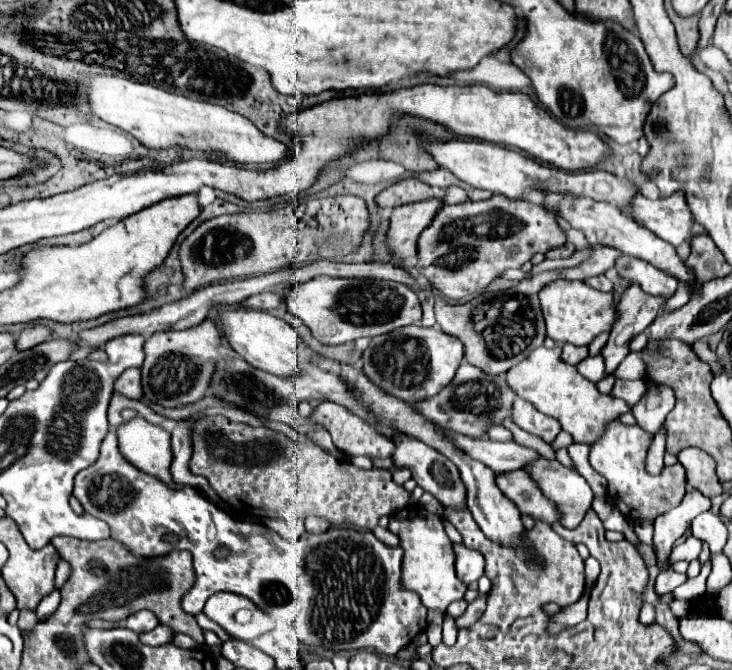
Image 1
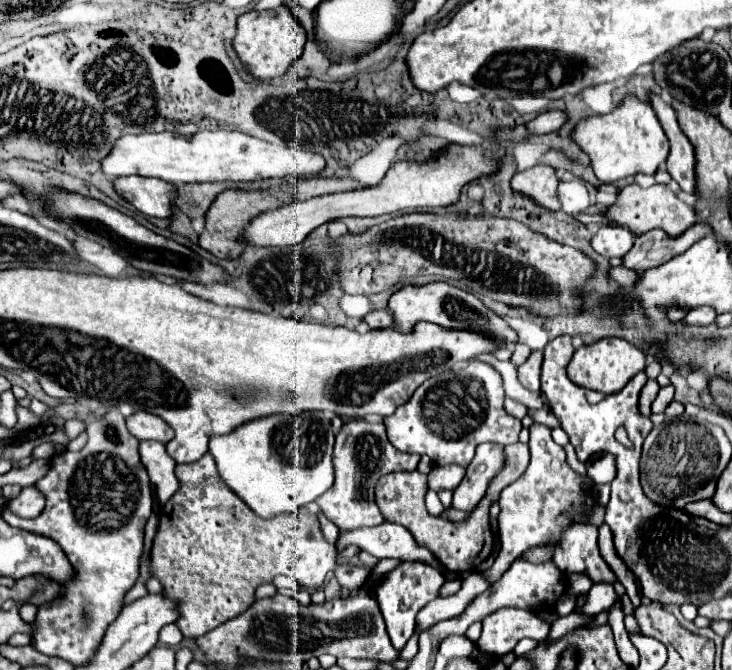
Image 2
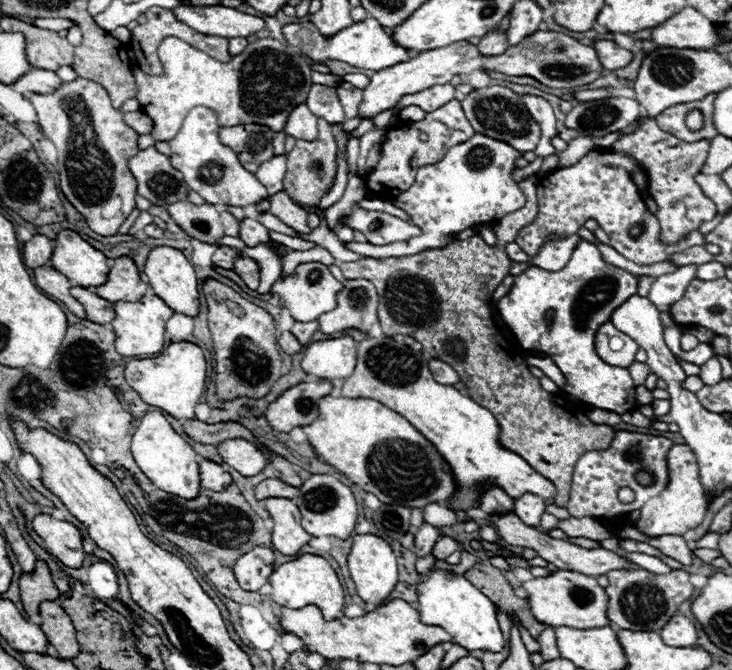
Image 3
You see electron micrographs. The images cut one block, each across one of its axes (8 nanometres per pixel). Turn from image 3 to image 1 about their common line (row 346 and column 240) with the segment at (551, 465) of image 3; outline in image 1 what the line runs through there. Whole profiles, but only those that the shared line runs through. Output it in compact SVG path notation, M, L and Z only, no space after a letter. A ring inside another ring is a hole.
M206 416L200 420L192 420L194 432L194 452L190 458L190 470L198 476L204 476L212 490L236 511L244 511L244 515L258 518L278 518L288 523L292 518L306 520L308 516L324 518L330 526L360 526L366 530L374 530L380 516L394 514L402 510L410 502L410 492L398 486L392 480L390 470L362 470L350 462L338 462L334 456L324 452L312 440L300 436L298 442L292 442L284 434L278 434L270 428L252 428L248 424L232 422L224 416Z

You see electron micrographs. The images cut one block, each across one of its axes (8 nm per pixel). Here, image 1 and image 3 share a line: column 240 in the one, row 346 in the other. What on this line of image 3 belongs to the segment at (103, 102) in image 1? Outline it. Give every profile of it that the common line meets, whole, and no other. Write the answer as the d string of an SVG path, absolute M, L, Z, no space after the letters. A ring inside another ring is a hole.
M144 296L138 302L116 302L116 320L112 320L116 350L122 356L146 356L160 354L164 350L164 326L166 320L174 314L158 296Z

